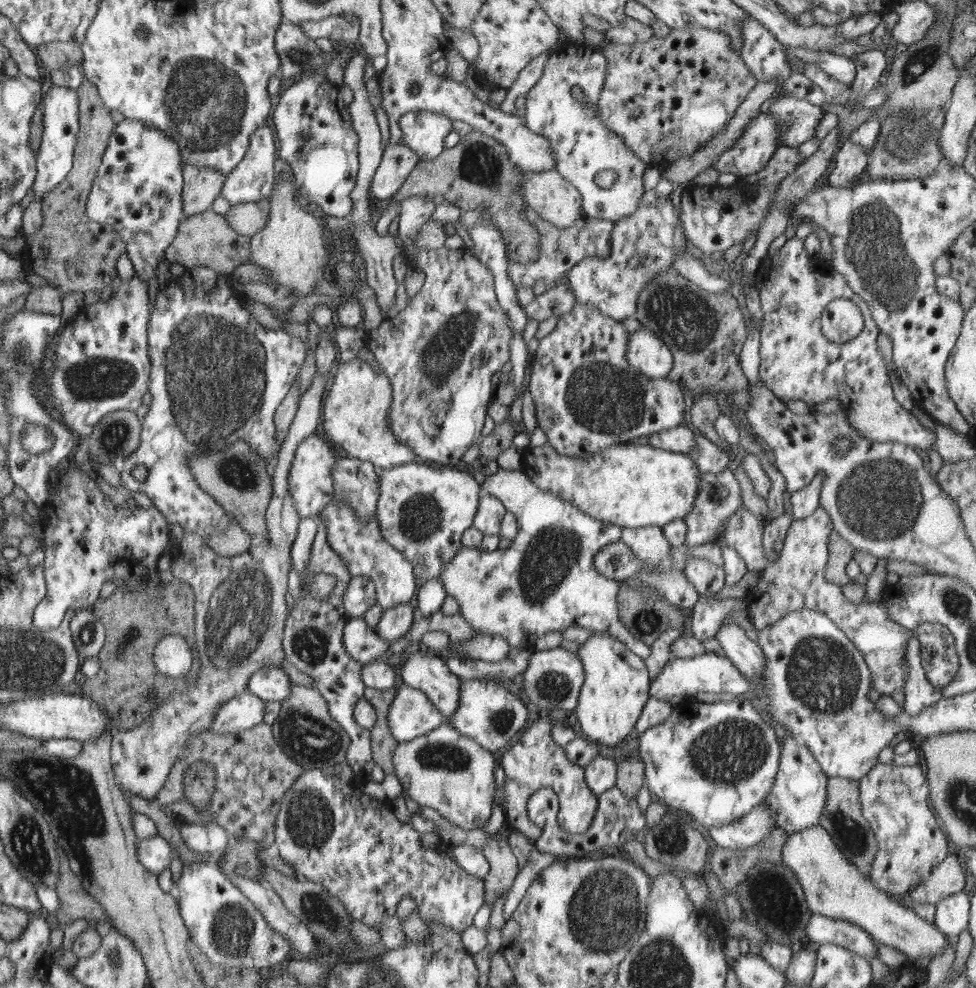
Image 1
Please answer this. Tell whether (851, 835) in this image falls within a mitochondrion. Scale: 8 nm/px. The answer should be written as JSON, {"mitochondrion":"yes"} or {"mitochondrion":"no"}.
{"mitochondrion":"yes"}

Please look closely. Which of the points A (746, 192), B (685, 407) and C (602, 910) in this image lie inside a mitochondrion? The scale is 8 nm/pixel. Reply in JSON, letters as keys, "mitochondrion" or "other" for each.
{"A":"other","B":"other","C":"mitochondrion"}

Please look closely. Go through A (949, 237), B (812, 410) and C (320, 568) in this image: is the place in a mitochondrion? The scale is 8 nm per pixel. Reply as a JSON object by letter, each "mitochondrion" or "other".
{"A":"other","B":"other","C":"other"}

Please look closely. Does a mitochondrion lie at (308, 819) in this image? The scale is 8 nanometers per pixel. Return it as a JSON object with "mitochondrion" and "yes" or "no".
{"mitochondrion":"yes"}

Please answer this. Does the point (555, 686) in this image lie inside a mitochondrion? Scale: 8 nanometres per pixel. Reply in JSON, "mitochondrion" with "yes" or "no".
{"mitochondrion":"yes"}

